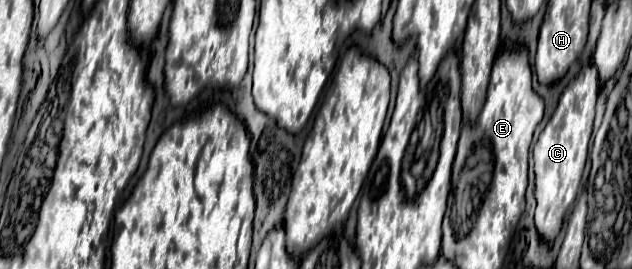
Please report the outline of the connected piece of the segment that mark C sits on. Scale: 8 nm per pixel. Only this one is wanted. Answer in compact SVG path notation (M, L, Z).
M585 67L581 73L567 85L563 91L559 105L549 119L547 127L539 135L539 141L535 143L533 149L533 159L535 159L535 199L537 199L537 209L535 209L535 227L539 235L553 245L557 239L563 219L573 205L585 161L587 161L587 151L589 151L589 139L591 139L591 129L593 129L593 117L595 117L595 103L599 95L599 77L595 67Z

